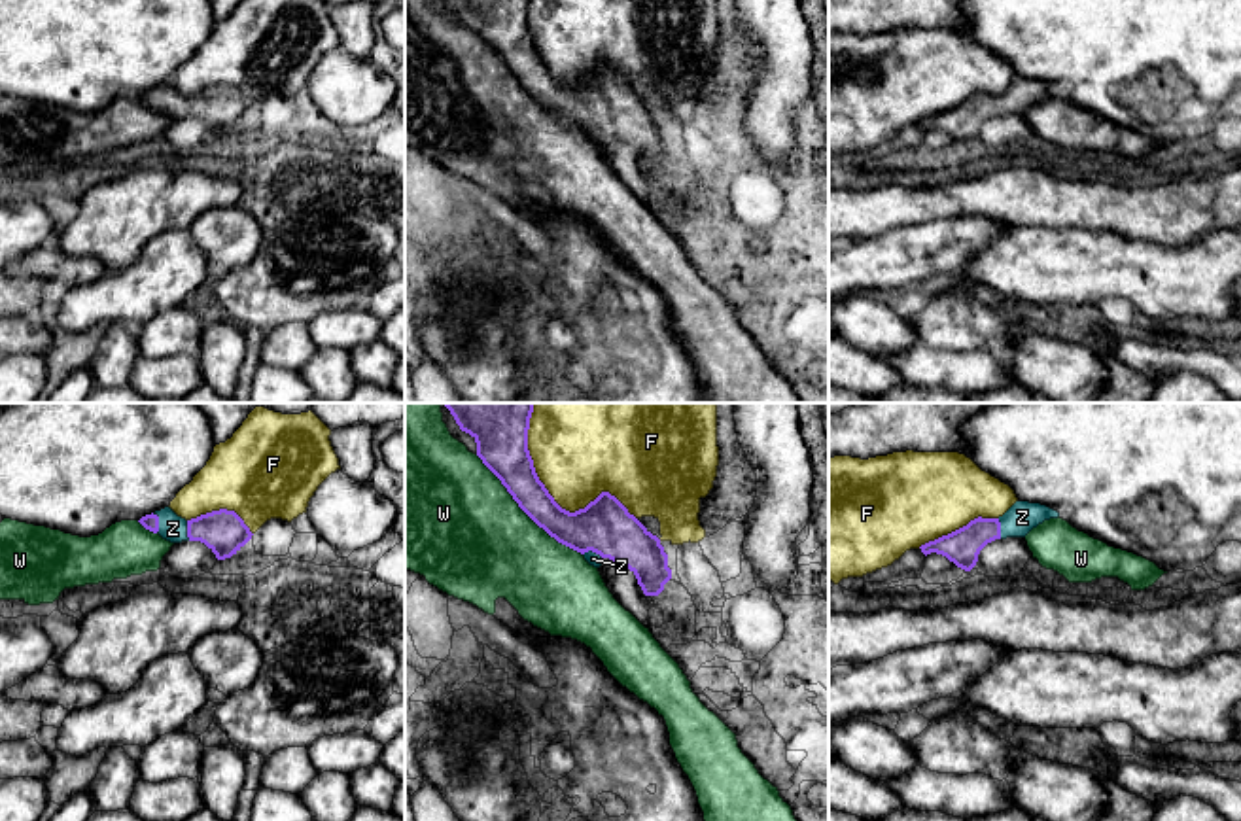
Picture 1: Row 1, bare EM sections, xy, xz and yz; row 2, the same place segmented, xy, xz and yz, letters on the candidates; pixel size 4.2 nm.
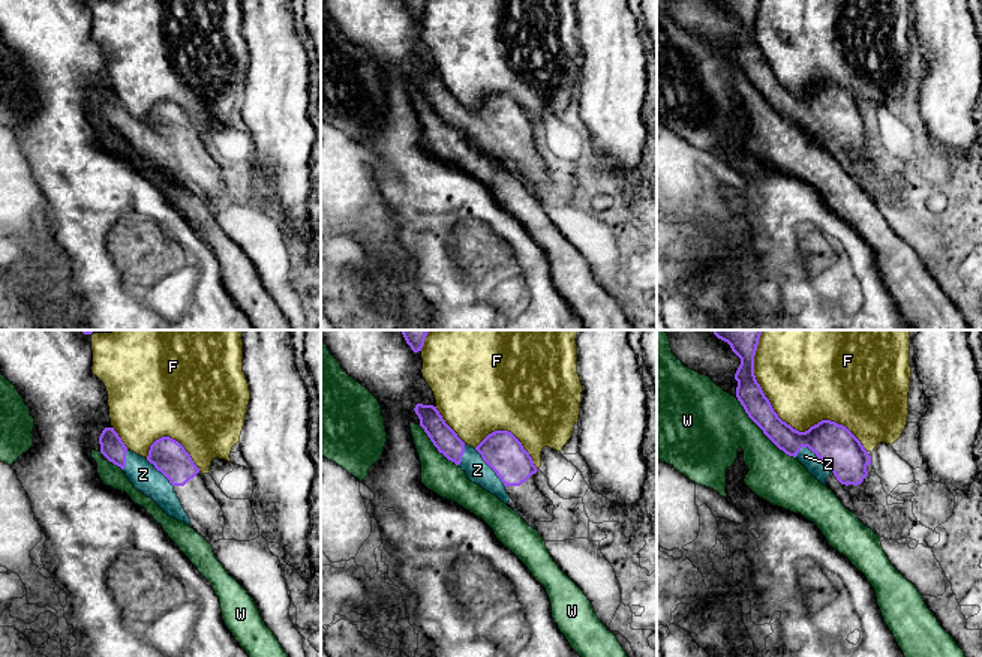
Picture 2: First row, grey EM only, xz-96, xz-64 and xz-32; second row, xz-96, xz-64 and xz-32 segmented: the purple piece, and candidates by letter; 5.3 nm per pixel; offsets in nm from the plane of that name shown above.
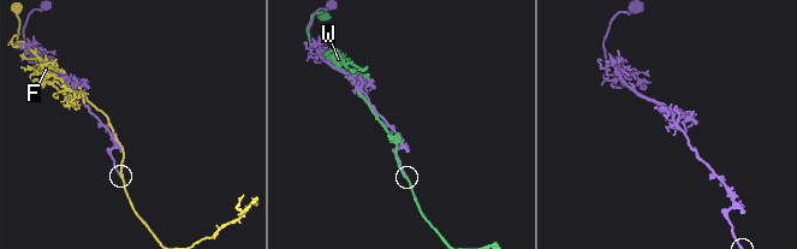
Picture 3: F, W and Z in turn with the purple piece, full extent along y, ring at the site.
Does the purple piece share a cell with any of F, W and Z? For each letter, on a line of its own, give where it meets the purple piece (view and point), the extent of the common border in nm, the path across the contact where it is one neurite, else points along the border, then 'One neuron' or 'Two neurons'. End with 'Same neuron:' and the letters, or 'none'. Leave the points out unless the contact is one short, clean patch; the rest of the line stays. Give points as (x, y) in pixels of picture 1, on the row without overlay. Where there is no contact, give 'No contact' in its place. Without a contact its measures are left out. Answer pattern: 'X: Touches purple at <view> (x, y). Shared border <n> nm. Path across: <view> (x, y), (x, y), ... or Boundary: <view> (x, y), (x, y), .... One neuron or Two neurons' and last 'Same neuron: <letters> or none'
F: Touches purple at xz (557, 80). Shared border 600 nm. Two neurons
W: Touches purple at xz (524, 87). Shared border 600 nm. Two neurons
Z: Touches purple at xy (157, 99). Shared border 90 nm. Path across: xy (150, 99), (157, 99), (167, 99), (173, 104). One neuron
Same neuron: Z

